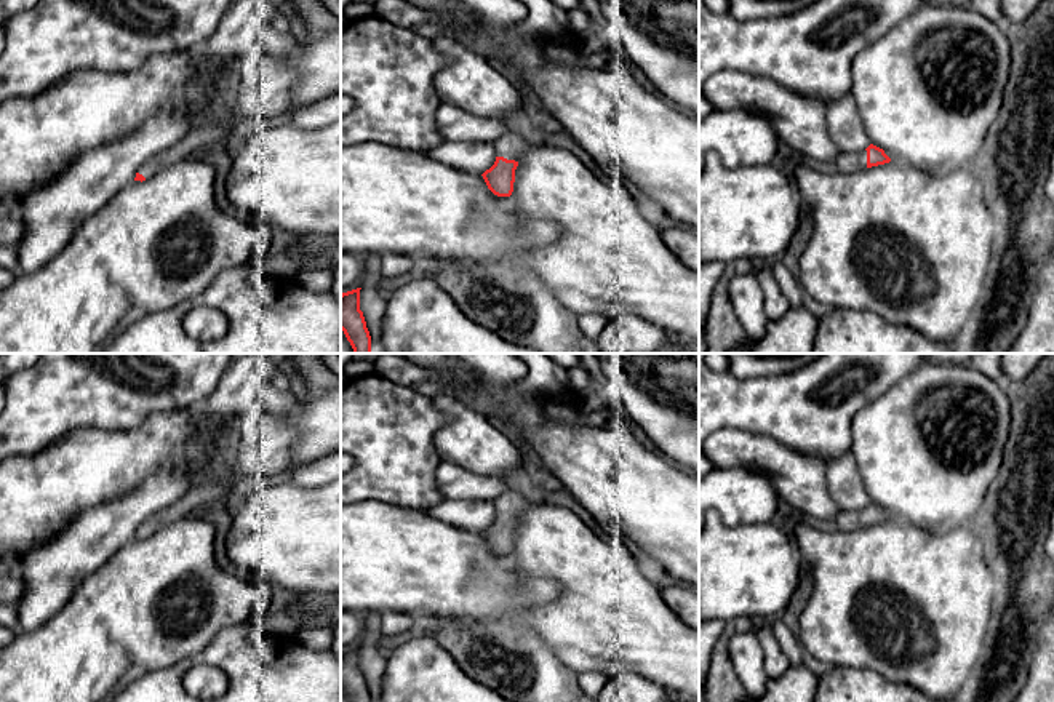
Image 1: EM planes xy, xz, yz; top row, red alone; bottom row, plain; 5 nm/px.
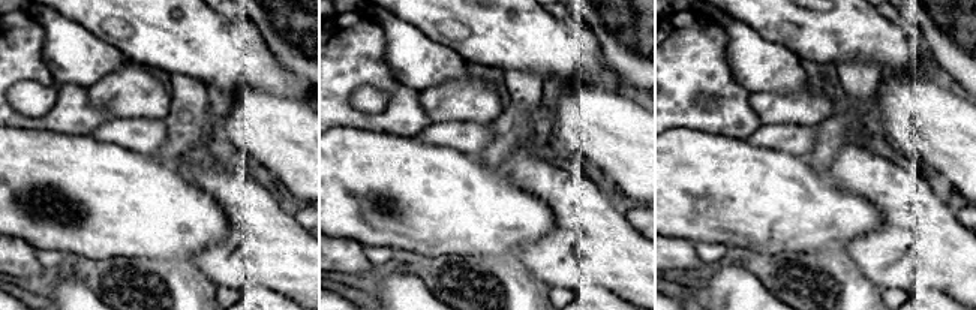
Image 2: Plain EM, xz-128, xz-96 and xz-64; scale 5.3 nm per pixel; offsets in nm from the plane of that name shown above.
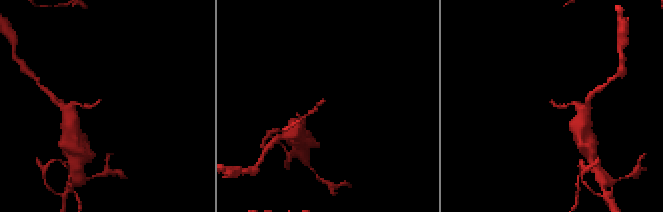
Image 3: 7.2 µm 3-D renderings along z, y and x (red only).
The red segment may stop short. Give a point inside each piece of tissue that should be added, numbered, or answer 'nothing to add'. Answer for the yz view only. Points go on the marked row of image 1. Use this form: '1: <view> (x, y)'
1: yz (846, 162)

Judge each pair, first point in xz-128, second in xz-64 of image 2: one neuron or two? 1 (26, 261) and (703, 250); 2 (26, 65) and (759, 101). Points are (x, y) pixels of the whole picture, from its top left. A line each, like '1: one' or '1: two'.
1: two
2: two

